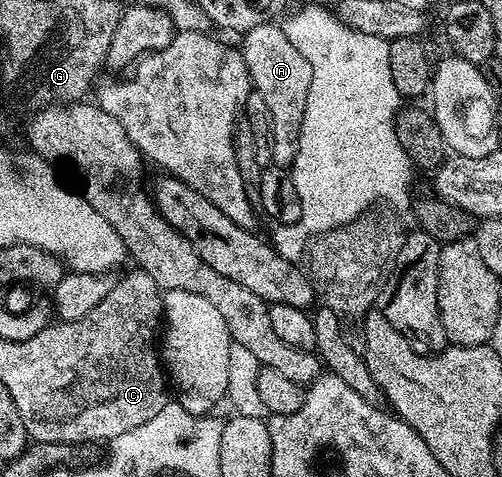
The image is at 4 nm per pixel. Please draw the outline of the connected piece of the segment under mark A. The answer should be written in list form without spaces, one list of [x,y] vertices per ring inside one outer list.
[[[275,21],[258,24],[244,35],[242,53],[248,75],[252,78],[255,93],[266,100],[270,108],[270,128],[272,129],[272,160],[275,165],[291,167],[298,152],[298,136],[302,128],[302,116],[306,112],[306,96],[310,96],[312,69],[306,56],[290,44],[283,25]]]

